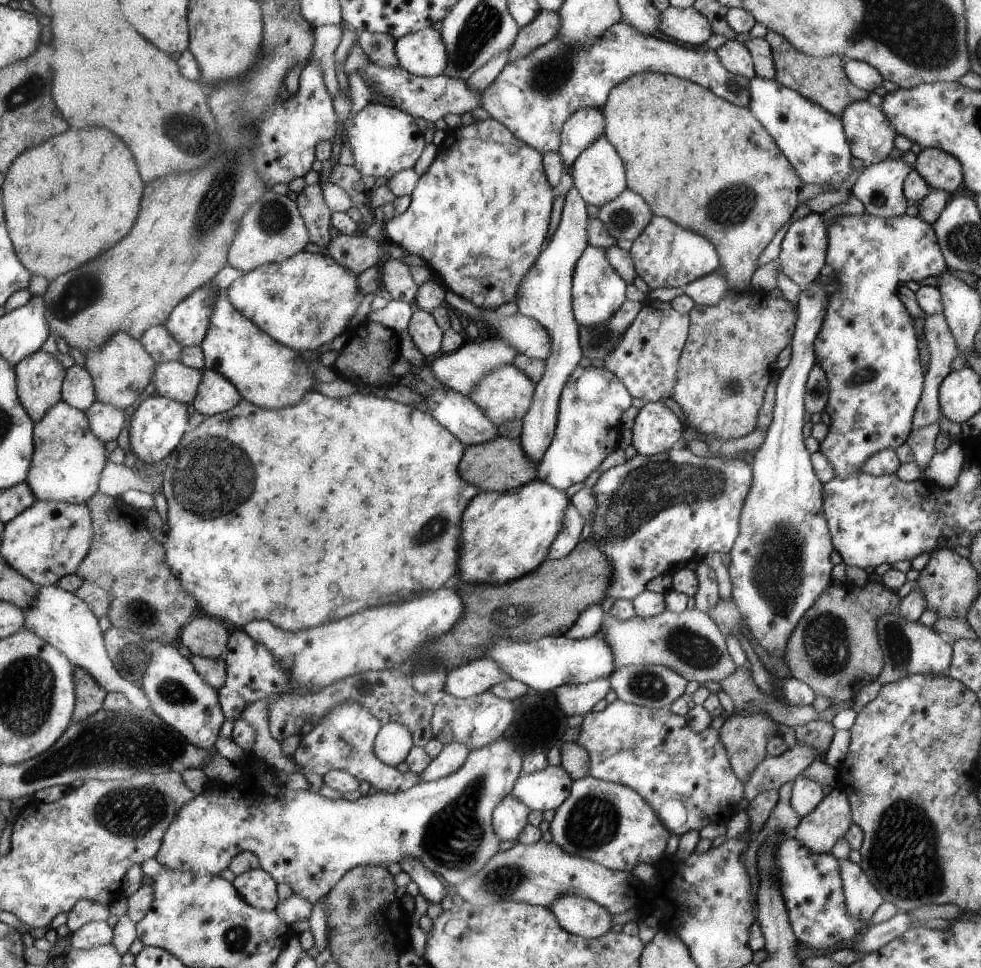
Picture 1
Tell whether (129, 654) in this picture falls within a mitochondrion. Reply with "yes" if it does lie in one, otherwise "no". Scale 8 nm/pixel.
yes

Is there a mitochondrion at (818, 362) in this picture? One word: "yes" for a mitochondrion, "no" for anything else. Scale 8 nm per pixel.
no

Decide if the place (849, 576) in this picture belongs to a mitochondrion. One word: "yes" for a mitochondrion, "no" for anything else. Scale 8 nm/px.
no

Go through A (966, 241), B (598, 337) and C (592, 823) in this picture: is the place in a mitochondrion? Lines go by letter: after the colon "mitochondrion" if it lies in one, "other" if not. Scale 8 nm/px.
A: mitochondrion
B: mitochondrion
C: mitochondrion

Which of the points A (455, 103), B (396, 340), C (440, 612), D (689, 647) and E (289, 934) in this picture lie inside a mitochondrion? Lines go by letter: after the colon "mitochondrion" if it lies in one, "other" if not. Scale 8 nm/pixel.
A: other
B: other
C: other
D: mitochondrion
E: other

